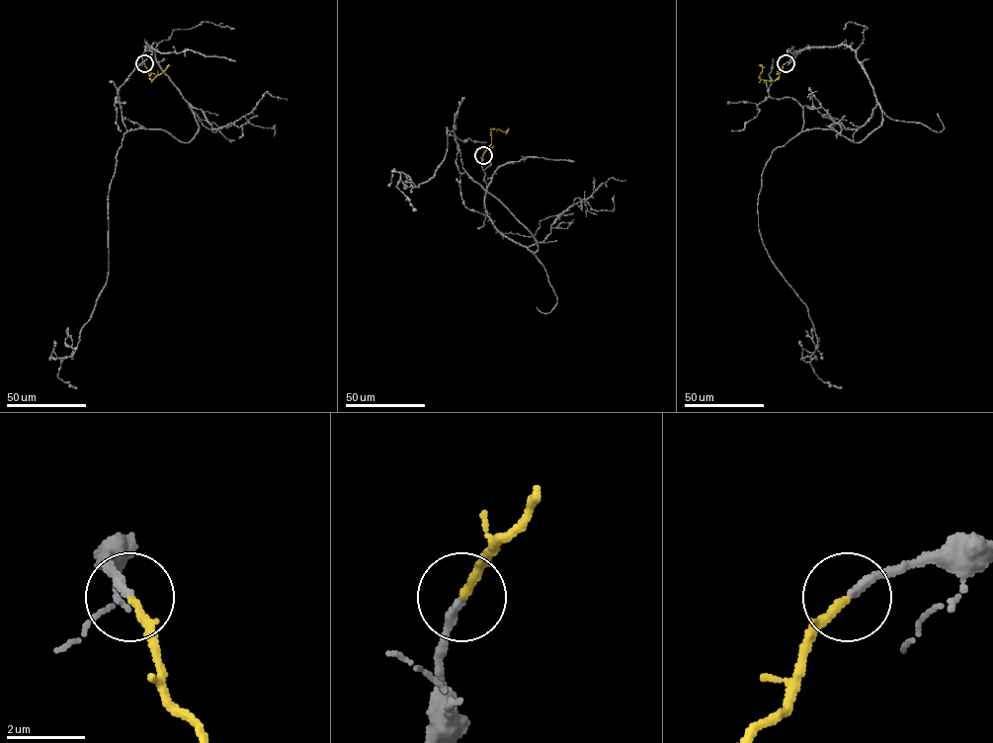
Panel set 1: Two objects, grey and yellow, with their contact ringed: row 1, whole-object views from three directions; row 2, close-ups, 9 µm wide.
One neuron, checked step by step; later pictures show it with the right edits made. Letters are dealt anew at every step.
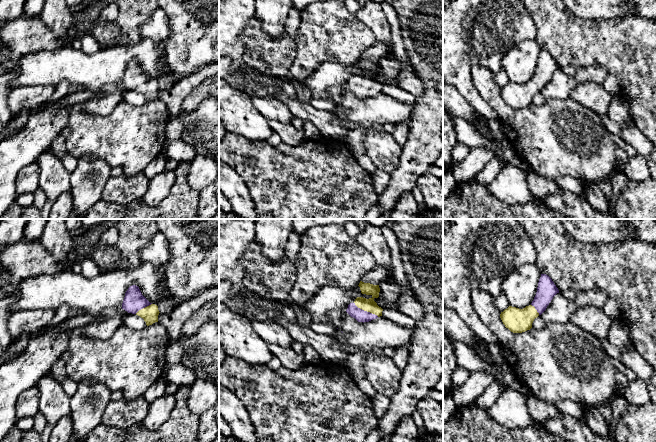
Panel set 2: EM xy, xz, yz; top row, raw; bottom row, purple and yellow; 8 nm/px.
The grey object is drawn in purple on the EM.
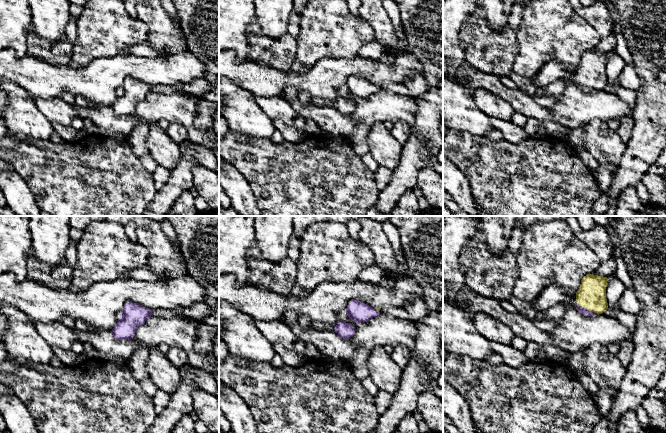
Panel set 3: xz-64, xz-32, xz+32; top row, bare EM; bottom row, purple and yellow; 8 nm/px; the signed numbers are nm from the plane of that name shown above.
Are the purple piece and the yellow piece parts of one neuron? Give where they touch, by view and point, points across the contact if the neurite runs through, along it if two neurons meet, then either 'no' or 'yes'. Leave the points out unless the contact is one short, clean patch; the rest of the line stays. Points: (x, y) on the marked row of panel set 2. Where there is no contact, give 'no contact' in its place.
xz (366, 311) | across xz (360, 315), (366, 311), (369, 305) | yes

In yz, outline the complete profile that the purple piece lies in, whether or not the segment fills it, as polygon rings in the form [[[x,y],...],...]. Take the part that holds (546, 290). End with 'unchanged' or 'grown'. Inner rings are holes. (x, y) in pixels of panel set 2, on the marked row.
[[[541,274],[532,303],[523,309],[509,306],[500,314],[503,324],[513,333],[530,330],[534,319],[546,310],[557,293],[559,290],[552,279],[546,274]]]; grown

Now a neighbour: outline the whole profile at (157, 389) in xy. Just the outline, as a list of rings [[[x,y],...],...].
[[[161,377],[156,382],[154,382],[143,394],[143,398],[148,402],[151,403],[155,399],[163,396],[166,394],[166,386],[167,383]]]

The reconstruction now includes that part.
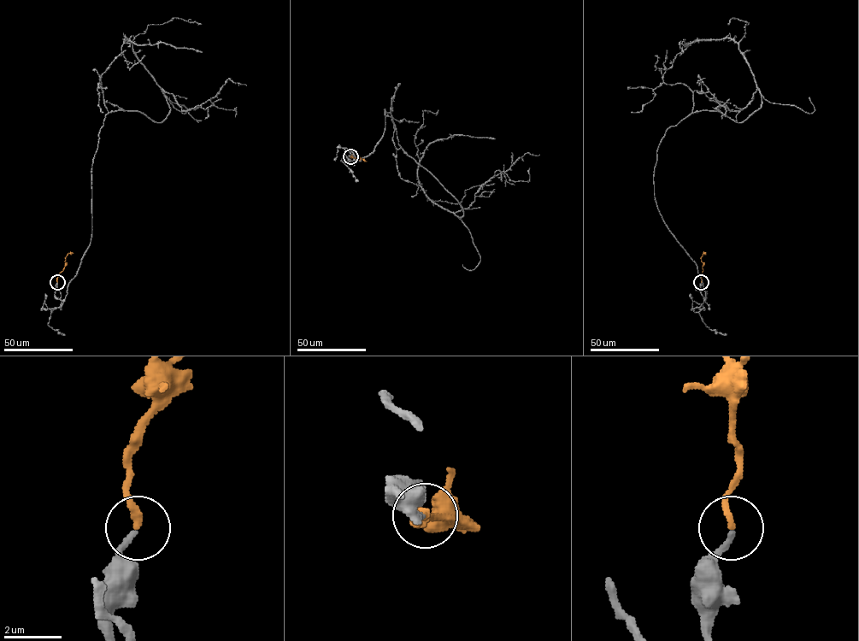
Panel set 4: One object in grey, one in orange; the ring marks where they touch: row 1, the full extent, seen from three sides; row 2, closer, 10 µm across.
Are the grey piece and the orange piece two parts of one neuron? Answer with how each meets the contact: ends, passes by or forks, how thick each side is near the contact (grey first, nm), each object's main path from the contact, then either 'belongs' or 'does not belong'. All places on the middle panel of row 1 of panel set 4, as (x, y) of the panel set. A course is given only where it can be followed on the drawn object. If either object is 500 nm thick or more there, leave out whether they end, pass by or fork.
grey ends; orange ends; calibres 190 and 240 nm; course grey (350, 157), (373, 151), (385, 108), (402, 148), (461, 217), (426, 195), (419, 161), (455, 135), (495, 138); course orange (350, 157), (359, 159), (358, 156), (366, 161); belongs

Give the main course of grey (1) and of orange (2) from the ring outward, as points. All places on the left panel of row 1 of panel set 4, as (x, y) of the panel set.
1: (57, 282), (62, 301), (91, 243), (105, 116), (137, 110), (161, 122), (170, 110), (124, 39), (202, 52)
2: (57, 282), (57, 277), (66, 264), (65, 257), (73, 253)

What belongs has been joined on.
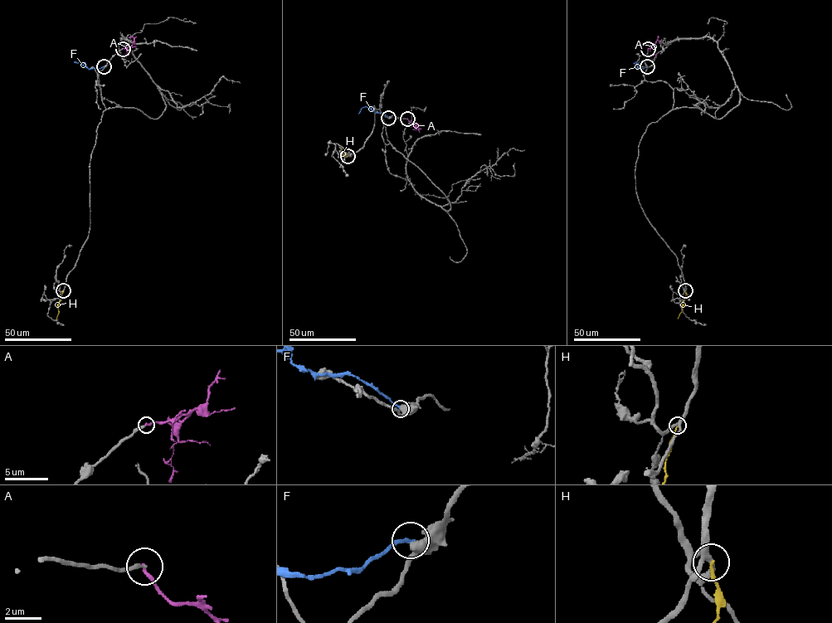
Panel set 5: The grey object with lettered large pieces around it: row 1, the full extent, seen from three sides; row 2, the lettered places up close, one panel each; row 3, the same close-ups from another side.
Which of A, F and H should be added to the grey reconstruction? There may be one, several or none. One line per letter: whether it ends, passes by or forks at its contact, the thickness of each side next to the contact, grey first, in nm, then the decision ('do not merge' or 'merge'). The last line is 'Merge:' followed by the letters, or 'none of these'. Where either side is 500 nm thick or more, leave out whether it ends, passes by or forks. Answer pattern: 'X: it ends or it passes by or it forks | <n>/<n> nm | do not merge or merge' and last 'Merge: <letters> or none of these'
A: it ends | 200/180 nm | do not merge
F: it ends | 440/200 nm | do not merge
H: it ends | 260/160 nm | do not merge
Merge: none of these

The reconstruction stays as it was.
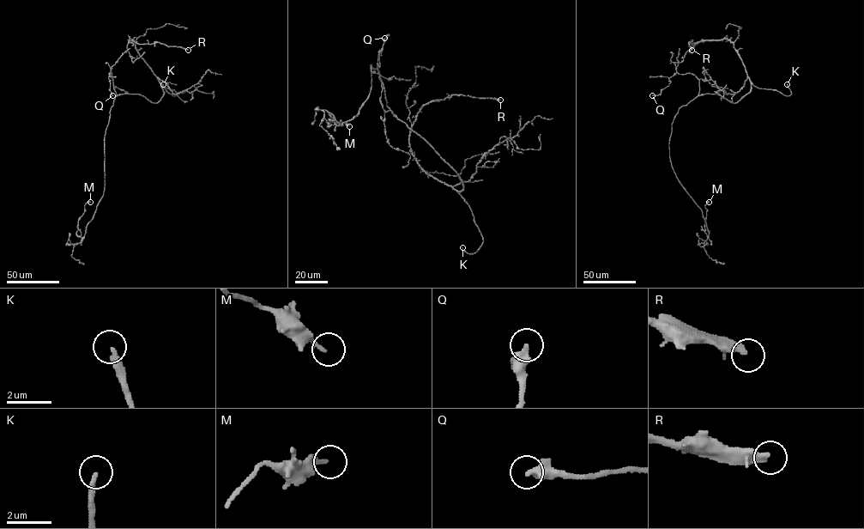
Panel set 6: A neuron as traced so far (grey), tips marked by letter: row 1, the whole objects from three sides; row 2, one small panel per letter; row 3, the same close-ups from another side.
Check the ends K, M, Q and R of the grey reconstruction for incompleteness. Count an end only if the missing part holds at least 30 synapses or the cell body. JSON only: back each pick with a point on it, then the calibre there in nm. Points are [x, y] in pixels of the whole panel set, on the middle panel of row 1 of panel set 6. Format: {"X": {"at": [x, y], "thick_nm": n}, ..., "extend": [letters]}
{"K": {"at": [462, 247], "thick_nm": 240}, "extend": ["K"]}

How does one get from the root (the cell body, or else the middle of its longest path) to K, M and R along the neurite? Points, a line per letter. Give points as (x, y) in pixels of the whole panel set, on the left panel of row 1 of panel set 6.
K: (118, 94), (139, 94), (157, 103), (164, 94), (160, 82), (177, 94), (169, 94), (163, 84)
M: (118, 94), (109, 112), (104, 138), (103, 194), (81, 238), (77, 228), (78, 221), (86, 203), (90, 202)
R: (118, 94), (139, 94), (157, 103), (164, 94), (159, 80), (130, 39), (139, 44), (160, 42), (188, 50)

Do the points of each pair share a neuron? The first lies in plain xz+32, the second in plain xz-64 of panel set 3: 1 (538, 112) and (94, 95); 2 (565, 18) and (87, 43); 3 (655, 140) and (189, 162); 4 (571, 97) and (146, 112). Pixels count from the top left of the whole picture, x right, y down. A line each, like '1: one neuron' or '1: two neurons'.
1: two neurons
2: one neuron
3: one neuron
4: one neuron

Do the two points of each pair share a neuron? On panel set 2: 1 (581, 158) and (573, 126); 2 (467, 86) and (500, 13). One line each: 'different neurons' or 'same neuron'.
1: same neuron
2: same neuron

